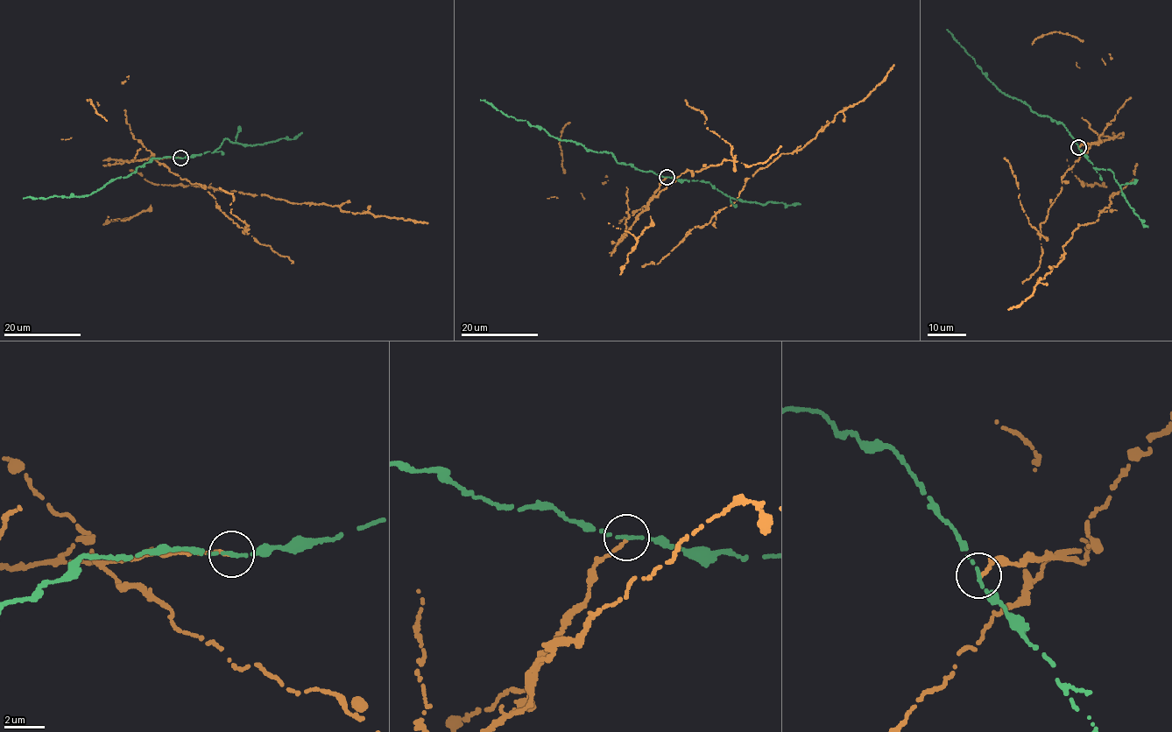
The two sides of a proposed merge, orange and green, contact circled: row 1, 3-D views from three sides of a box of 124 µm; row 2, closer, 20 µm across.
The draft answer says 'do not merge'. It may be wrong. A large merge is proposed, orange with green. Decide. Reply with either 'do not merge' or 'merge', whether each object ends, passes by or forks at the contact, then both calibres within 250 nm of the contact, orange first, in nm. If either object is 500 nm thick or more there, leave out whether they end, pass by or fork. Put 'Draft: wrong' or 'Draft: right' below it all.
do not merge; orange ends; green passes by; calibres 180 and 160 nm
Draft: right

